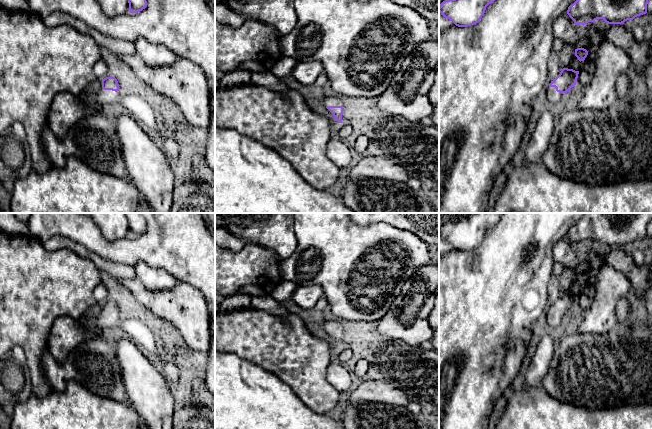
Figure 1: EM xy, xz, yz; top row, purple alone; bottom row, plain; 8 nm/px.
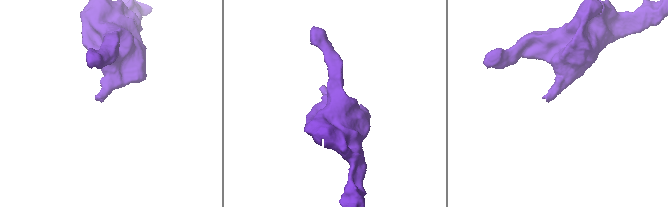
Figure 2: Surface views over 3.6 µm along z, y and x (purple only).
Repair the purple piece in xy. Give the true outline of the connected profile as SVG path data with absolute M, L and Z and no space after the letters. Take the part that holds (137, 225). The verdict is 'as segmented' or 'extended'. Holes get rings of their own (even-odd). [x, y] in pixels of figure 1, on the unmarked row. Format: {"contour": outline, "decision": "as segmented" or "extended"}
{"contour": "M125 213L128 219L130 237L142 235L147 230L146 220L142 213Z", "decision": "as segmented"}

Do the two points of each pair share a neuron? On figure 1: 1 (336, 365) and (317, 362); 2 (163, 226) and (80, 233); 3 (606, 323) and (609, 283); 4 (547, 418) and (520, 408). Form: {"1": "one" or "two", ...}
{"1": "two", "2": "one", "3": "one", "4": "one"}

